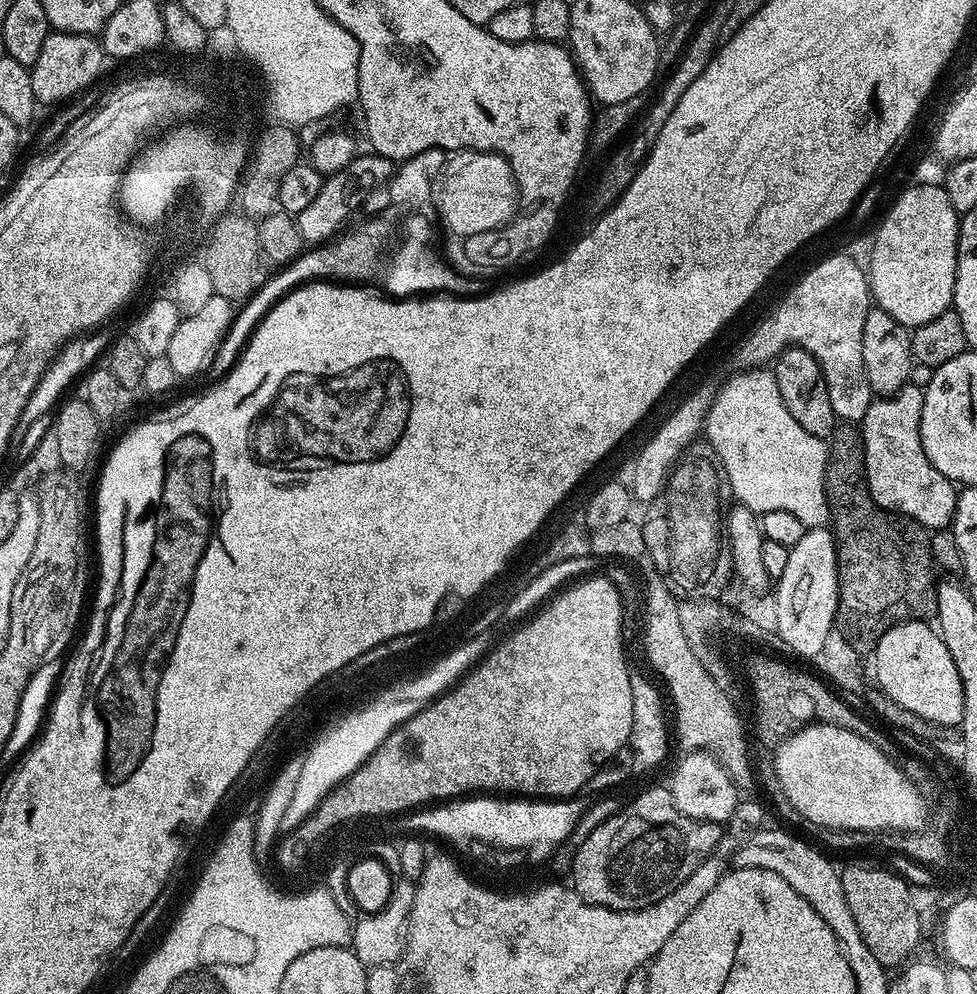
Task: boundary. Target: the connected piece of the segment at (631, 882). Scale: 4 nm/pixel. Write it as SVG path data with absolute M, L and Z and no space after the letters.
M667 787L648 788L582 842L573 858L570 880L587 904L635 912L682 886L701 862L716 852L721 835L721 825L682 814Z

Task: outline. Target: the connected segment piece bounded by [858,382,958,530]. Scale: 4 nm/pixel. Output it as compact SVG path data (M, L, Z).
M916 382L903 384L892 396L873 399L863 420L859 421L860 437L864 440L868 493L872 500L890 512L909 516L923 528L947 529L954 518L957 485L946 479L926 458L920 441L924 388Z

